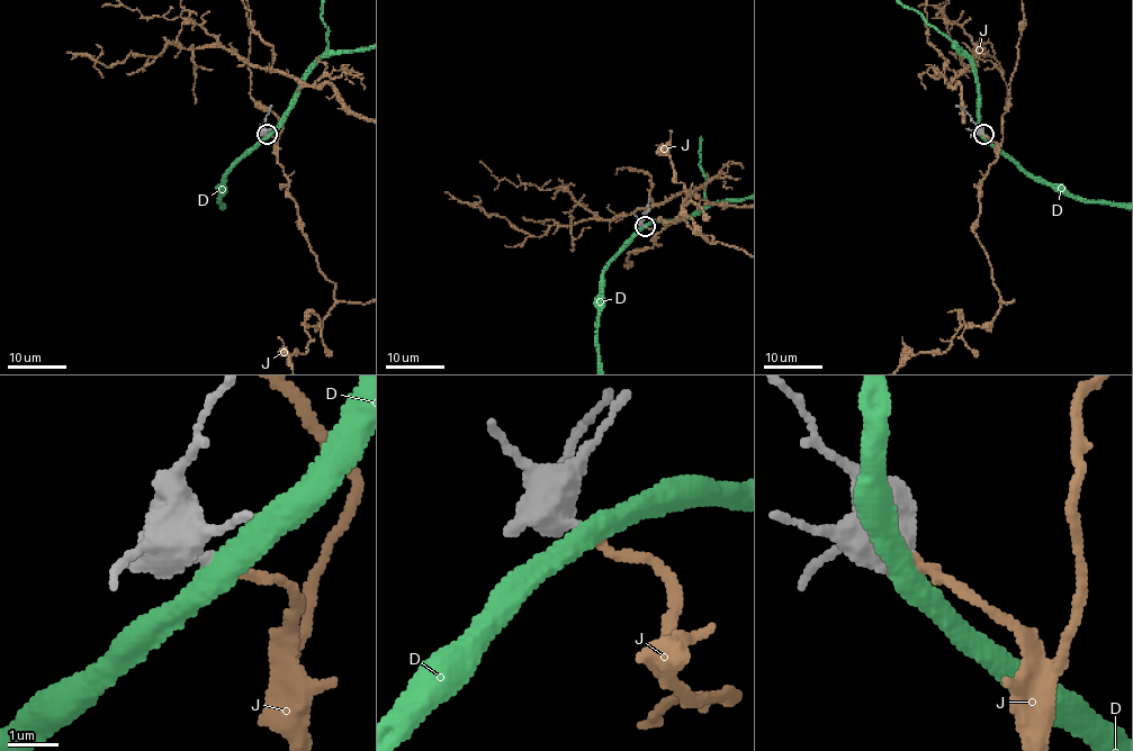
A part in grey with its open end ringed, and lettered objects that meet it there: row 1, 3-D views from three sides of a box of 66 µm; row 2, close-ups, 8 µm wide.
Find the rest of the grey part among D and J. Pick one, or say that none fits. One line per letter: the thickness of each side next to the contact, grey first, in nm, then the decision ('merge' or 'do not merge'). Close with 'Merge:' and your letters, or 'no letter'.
D: 440 nm thick on the grey side, 460 nm on the other; do not merge
J: 440 nm thick on the grey side, 180 nm on the other; merge
Merge: J

